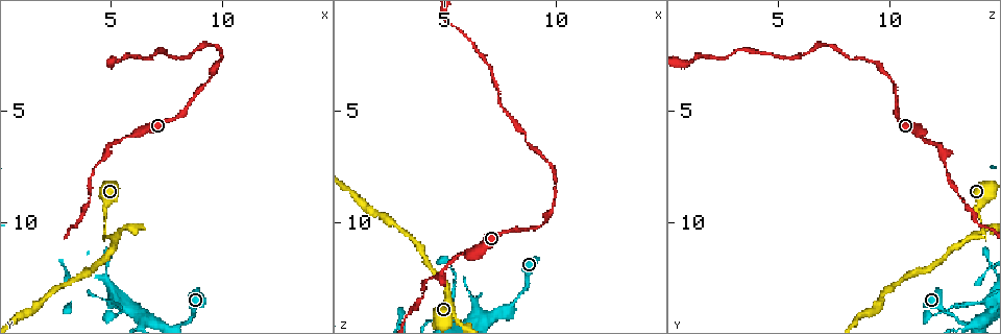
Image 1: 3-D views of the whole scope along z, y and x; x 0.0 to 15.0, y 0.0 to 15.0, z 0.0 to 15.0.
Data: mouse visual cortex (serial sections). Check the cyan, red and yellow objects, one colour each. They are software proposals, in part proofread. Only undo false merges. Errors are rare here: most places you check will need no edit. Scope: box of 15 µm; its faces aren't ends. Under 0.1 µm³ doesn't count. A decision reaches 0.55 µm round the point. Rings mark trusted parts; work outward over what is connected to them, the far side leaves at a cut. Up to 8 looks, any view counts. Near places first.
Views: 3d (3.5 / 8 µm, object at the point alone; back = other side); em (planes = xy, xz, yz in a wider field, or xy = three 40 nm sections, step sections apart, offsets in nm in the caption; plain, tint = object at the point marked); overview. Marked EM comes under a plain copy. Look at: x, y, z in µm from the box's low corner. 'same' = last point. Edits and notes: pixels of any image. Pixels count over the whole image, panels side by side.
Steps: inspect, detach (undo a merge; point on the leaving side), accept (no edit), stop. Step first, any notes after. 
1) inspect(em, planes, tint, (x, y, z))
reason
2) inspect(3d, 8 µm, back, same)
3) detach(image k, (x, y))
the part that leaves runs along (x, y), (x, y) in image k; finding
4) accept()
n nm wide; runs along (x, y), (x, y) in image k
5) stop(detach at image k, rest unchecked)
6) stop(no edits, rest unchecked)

inspect(3d, 8 µm, (4.3, 7.7, 12.6))
thin neck

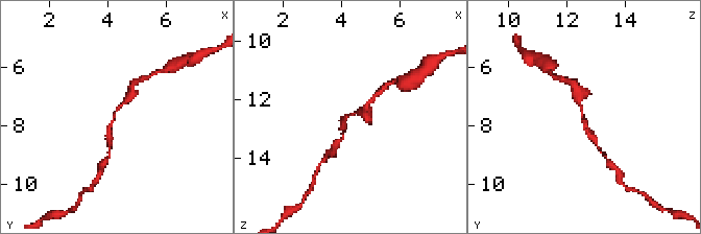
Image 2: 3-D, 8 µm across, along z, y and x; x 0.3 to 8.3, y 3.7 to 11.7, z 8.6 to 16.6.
inspect(em, planes, tint, (4.3, 7.7, 12.5))
arms of 200, 300 nm; now the EM

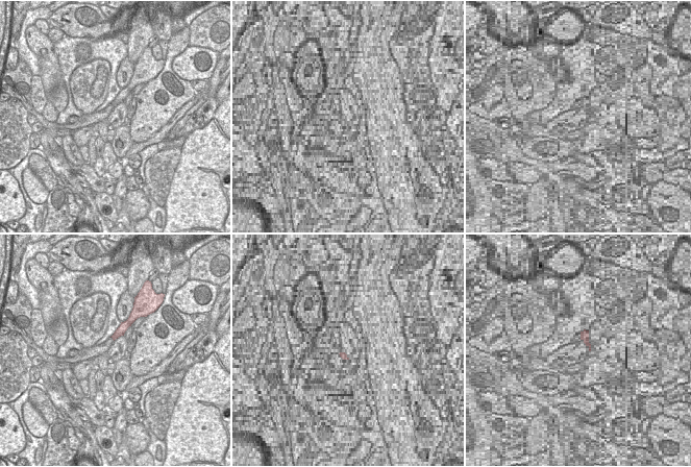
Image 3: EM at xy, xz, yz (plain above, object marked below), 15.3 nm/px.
accept()
runs along (130, 321), (114, 337) in image 3; continuous, no second cell

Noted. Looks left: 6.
inspect(3d, 3.5 µm, back, (5.0, 10.6, 13.9))
three-way junction

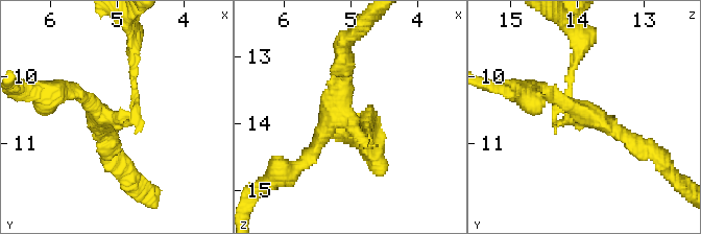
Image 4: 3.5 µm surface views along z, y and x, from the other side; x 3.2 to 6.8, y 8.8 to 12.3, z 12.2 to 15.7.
inspect(em, planes, tint, (5.10, 10.60, 13.90))
3 arms; arms of 100, 200, 200 nm; now the EM

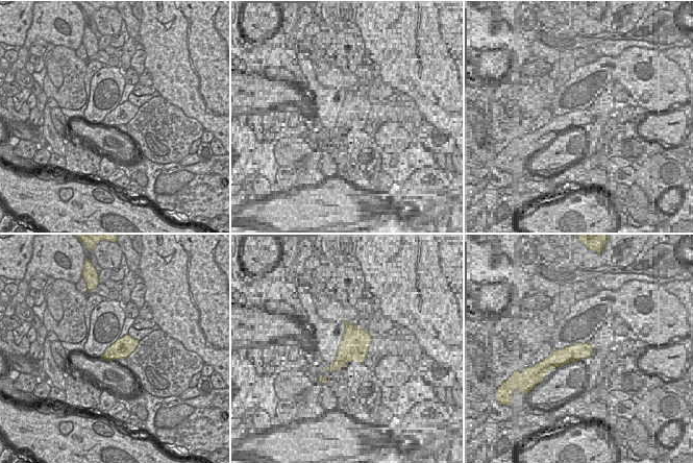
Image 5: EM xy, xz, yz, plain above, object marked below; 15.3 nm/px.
accept()
runs along (571, 77), (567, 119), (639, 144) in image 4; all the same cell

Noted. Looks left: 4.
inspect(3d, 3.5 µm, (5.0, 13.5, 14.1))
calibre changes

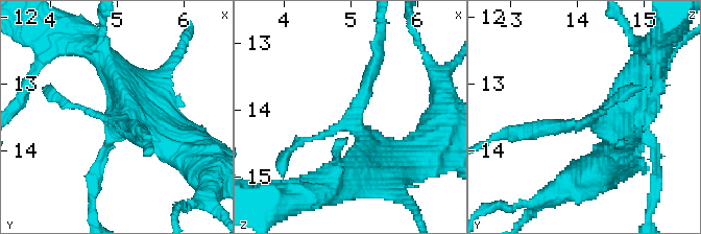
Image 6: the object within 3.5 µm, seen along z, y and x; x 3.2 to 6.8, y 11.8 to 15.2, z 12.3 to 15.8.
accept()
runs along (163, 140), (134, 114), (98, 117), (56, 98) in image 6; one cell here

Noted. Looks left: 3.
stop(no edits, rest unchecked)

